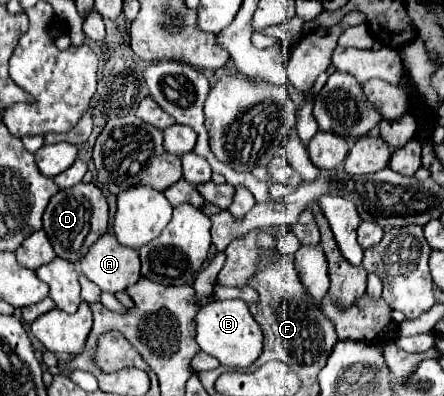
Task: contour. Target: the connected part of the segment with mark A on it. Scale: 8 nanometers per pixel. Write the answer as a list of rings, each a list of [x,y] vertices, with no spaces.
[[[103,234],[81,260],[81,272],[103,292],[123,292],[141,278],[139,252],[121,246],[113,234]]]

